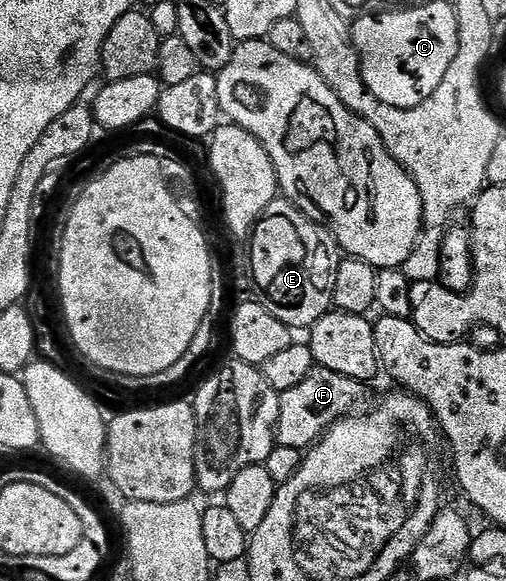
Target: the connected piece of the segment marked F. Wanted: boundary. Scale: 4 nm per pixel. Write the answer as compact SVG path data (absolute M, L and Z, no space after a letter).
M315 366L314 371L308 373L308 377L304 377L304 381L300 381L300 385L296 385L296 389L288 389L280 394L280 417L276 421L274 430L277 446L300 449L303 452L313 447L326 434L327 427L351 414L350 403L356 402L361 397L362 391L363 388L352 377L344 377L344 373L332 373L332 369Z

